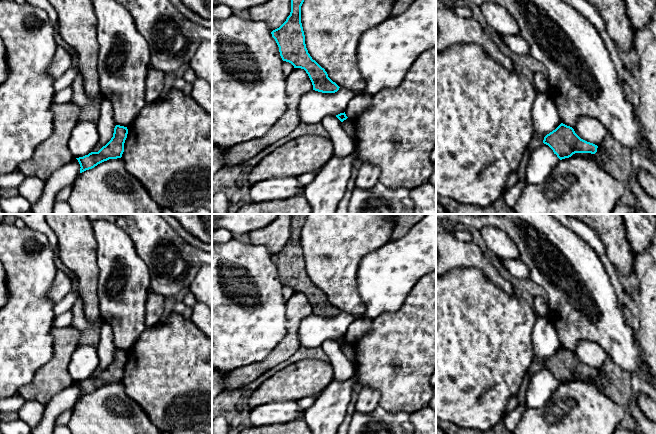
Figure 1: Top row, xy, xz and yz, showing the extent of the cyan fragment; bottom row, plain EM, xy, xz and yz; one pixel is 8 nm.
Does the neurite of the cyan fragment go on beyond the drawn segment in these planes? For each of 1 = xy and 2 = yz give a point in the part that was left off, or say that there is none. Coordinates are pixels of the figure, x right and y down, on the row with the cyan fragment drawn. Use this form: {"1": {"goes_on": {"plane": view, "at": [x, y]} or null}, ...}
{"1": {"goes_on": null}, "2": {"goes_on": null}}

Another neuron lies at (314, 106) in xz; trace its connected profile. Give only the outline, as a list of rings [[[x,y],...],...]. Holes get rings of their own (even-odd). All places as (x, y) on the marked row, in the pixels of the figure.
[[[340,87],[335,93],[311,90],[299,102],[300,123],[315,124],[327,115],[344,113],[355,96],[355,91],[344,87]]]

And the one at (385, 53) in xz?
[[[414,0],[400,15],[391,16],[361,35],[356,56],[359,70],[366,84],[362,92],[375,95],[382,90],[398,87],[416,59],[424,51],[433,47],[436,47],[436,0]]]

